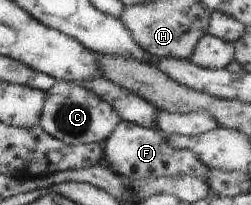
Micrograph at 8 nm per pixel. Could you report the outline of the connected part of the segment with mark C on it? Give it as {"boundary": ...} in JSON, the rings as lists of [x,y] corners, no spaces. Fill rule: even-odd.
{"boundary":[[[58,81],[45,94],[39,125],[46,134],[61,140],[68,146],[82,146],[82,144],[102,146],[103,142],[114,132],[114,128],[123,121],[110,103],[104,102],[94,92],[82,88],[75,81]]]}

